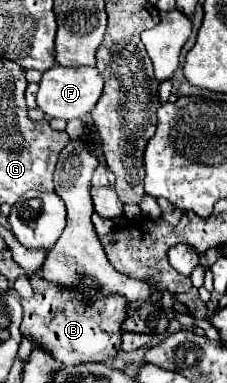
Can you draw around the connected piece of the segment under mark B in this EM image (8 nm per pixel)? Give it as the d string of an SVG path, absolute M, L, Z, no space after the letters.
M41 274L31 276L31 286L35 294L31 298L19 298L23 306L23 336L33 338L65 366L109 362L115 358L121 346L121 324L129 310L123 296L107 296L97 304L79 304L77 292L63 292L55 284L45 282Z

